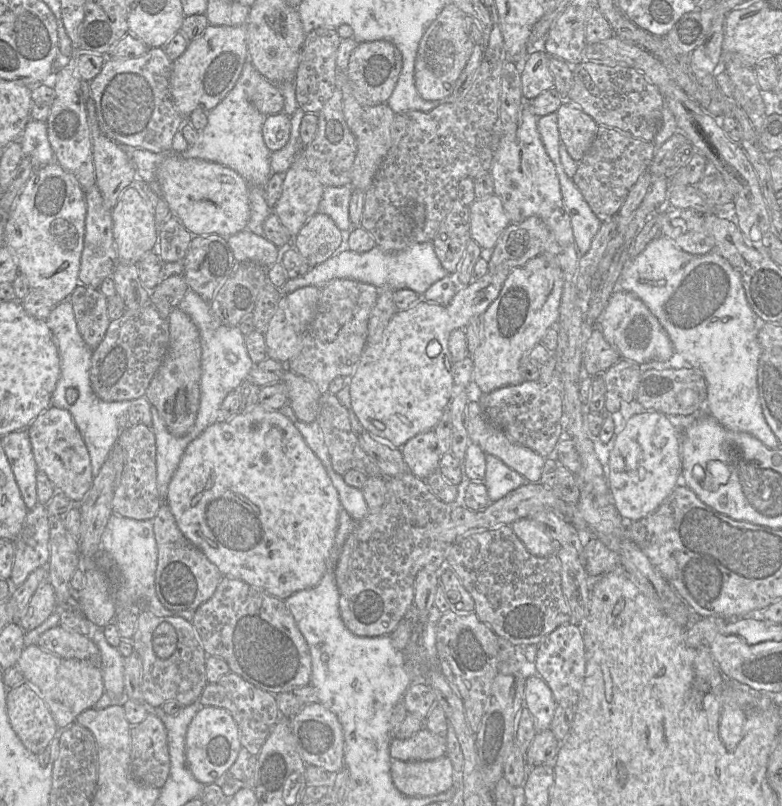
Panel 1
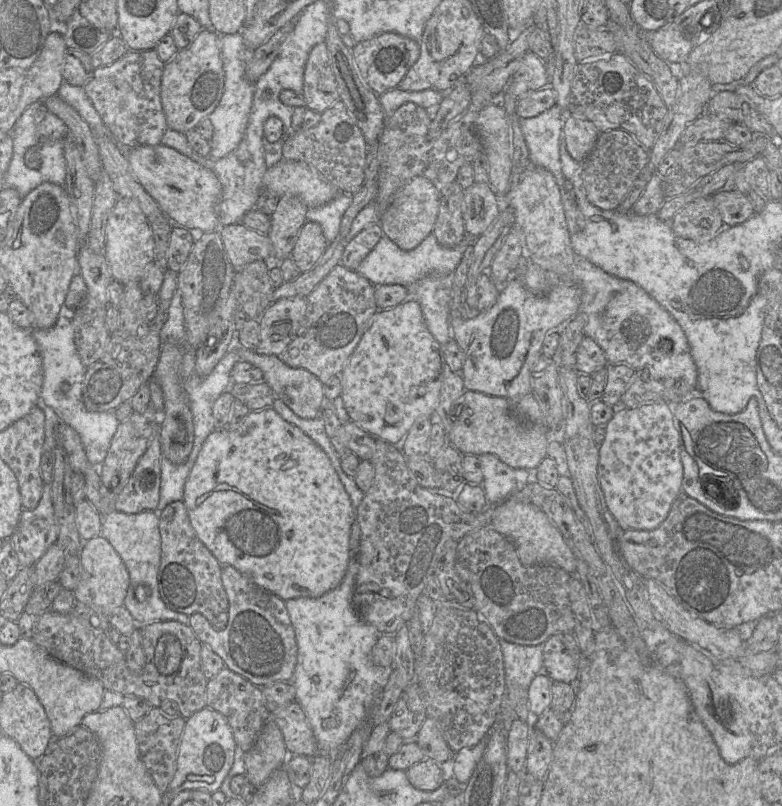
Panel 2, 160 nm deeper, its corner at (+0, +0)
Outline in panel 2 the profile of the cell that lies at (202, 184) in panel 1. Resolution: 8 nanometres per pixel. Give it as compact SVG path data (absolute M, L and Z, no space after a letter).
M162 143L130 148L127 159L138 182L172 223L188 230L199 228L204 232L219 231L221 184L210 169Z

